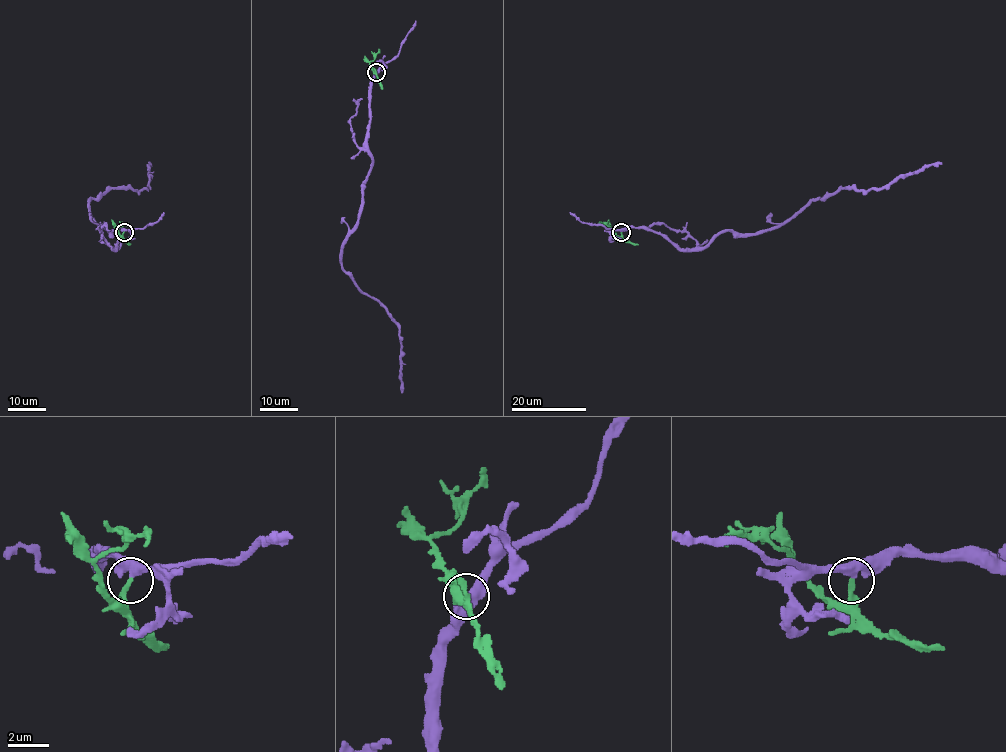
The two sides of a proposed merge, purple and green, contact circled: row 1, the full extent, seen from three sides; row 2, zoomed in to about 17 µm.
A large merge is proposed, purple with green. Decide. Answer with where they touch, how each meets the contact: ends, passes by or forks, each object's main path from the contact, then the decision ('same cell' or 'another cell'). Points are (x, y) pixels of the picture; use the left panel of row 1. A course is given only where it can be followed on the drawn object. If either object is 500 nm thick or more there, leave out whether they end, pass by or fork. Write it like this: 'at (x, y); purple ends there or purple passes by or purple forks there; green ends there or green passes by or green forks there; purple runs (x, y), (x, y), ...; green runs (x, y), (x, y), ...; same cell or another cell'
at (124, 232); purple passes by; green ends there; purple runs (124, 231), (118, 228), (115, 250), (119, 236), (96, 221), (89, 201), (112, 188), (146, 188), (150, 163); green runs (124, 231), (121, 236), (117, 229), (124, 224), (127, 226); same cell

